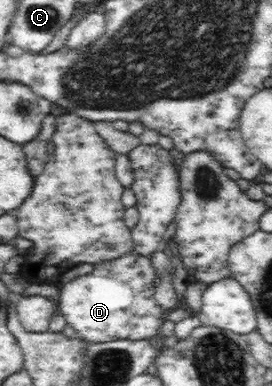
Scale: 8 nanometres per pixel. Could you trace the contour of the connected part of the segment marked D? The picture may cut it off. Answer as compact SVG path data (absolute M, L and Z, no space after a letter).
M129 253L117 260L95 264L94 270L85 276L77 276L70 282L61 285L57 308L65 317L66 324L73 327L79 339L89 344L106 344L119 340L148 340L161 330L167 312L157 304L154 298L152 281L155 270L152 270L149 257Z

